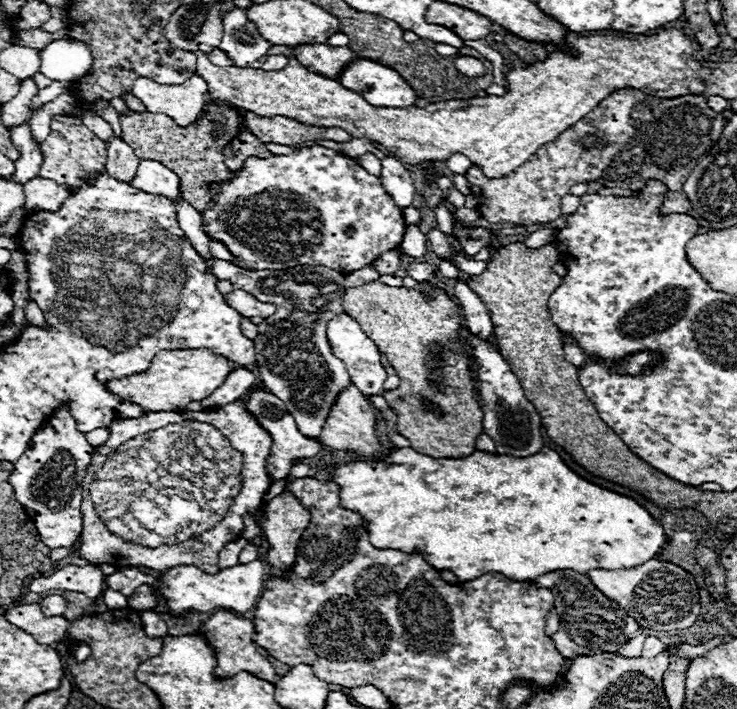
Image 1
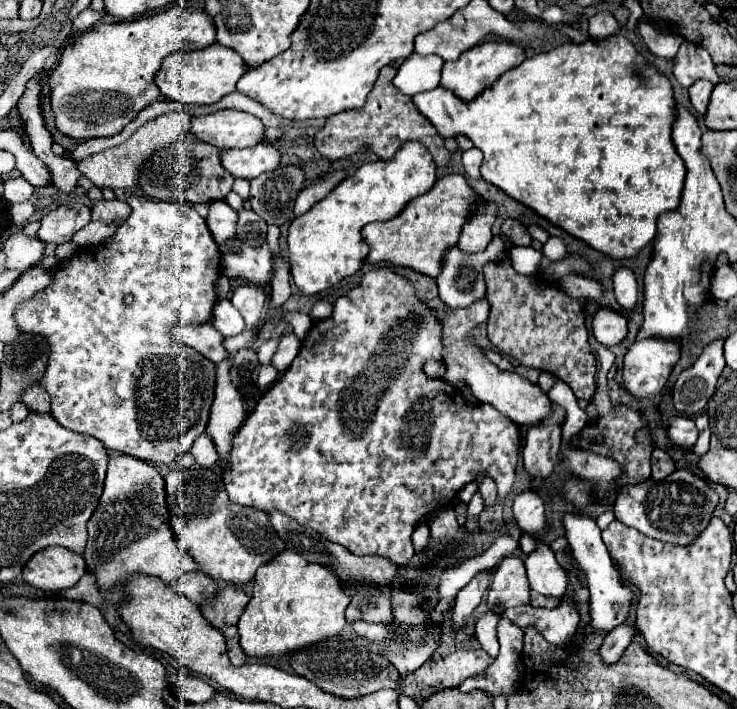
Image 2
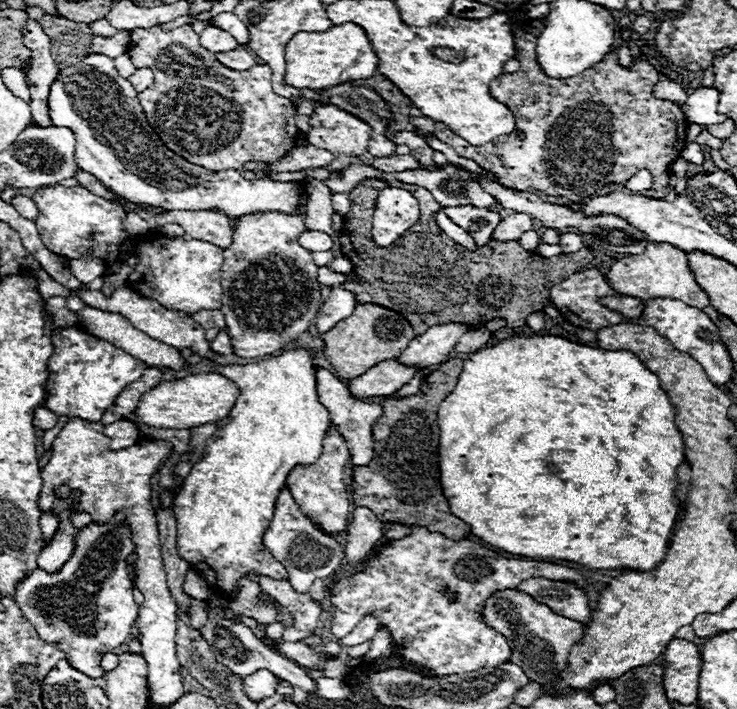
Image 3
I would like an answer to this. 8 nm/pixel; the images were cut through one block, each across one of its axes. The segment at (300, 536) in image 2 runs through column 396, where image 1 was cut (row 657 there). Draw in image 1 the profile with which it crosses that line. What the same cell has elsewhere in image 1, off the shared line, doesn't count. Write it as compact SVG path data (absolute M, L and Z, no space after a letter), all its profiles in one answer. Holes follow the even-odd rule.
M558 570L542 574L534 580L534 584L550 588L554 592L554 606L562 620L562 626L552 636L552 640L562 640L564 658L568 660L576 656L594 656L602 652L618 654L618 648L640 630L638 622L630 618L618 604L614 604L614 600L598 592L598 588L594 588L592 580L586 574L574 570Z

